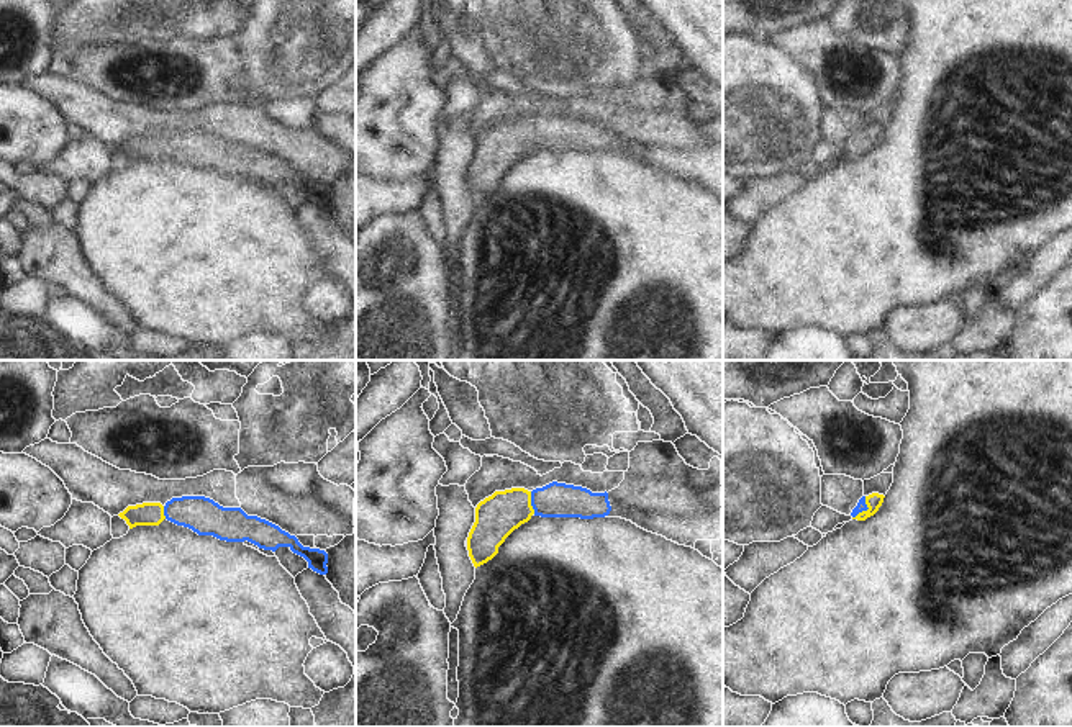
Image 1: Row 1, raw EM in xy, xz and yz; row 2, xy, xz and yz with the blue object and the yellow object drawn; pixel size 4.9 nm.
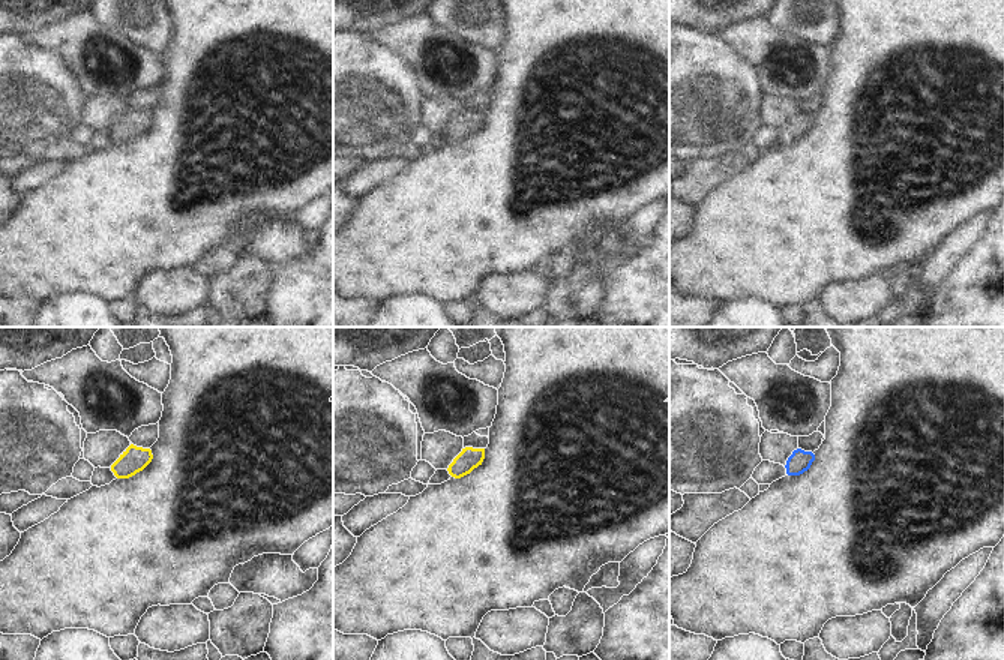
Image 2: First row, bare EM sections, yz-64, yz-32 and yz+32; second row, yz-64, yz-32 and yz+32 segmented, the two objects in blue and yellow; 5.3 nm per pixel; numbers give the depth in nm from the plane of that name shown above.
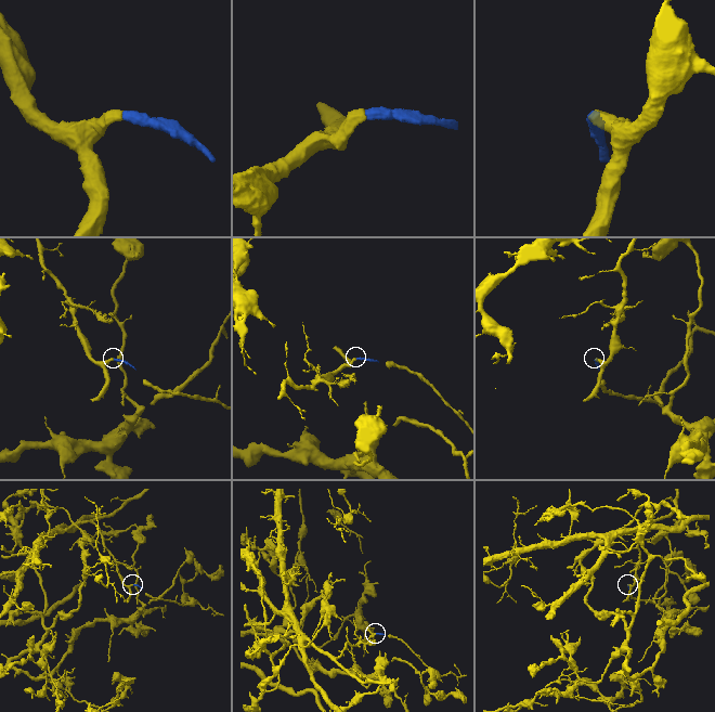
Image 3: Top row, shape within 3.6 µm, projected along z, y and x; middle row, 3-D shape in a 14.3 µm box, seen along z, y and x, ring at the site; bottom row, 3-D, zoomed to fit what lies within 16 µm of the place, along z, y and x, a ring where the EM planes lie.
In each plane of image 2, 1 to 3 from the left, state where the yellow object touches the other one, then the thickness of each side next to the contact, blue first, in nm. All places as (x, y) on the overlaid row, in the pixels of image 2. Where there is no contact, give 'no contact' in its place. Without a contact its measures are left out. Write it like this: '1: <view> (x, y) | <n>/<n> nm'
1: no contact
2: no contact
3: no contact

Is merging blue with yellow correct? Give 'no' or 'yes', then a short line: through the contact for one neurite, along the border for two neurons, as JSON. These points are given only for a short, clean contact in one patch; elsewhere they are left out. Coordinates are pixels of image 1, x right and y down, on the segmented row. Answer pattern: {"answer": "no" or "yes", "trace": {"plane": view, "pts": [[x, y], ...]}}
{"answer": "yes", "trace": {"plane": "yz", "pts": [[861, 506], [866, 510], [874, 501]]}}

